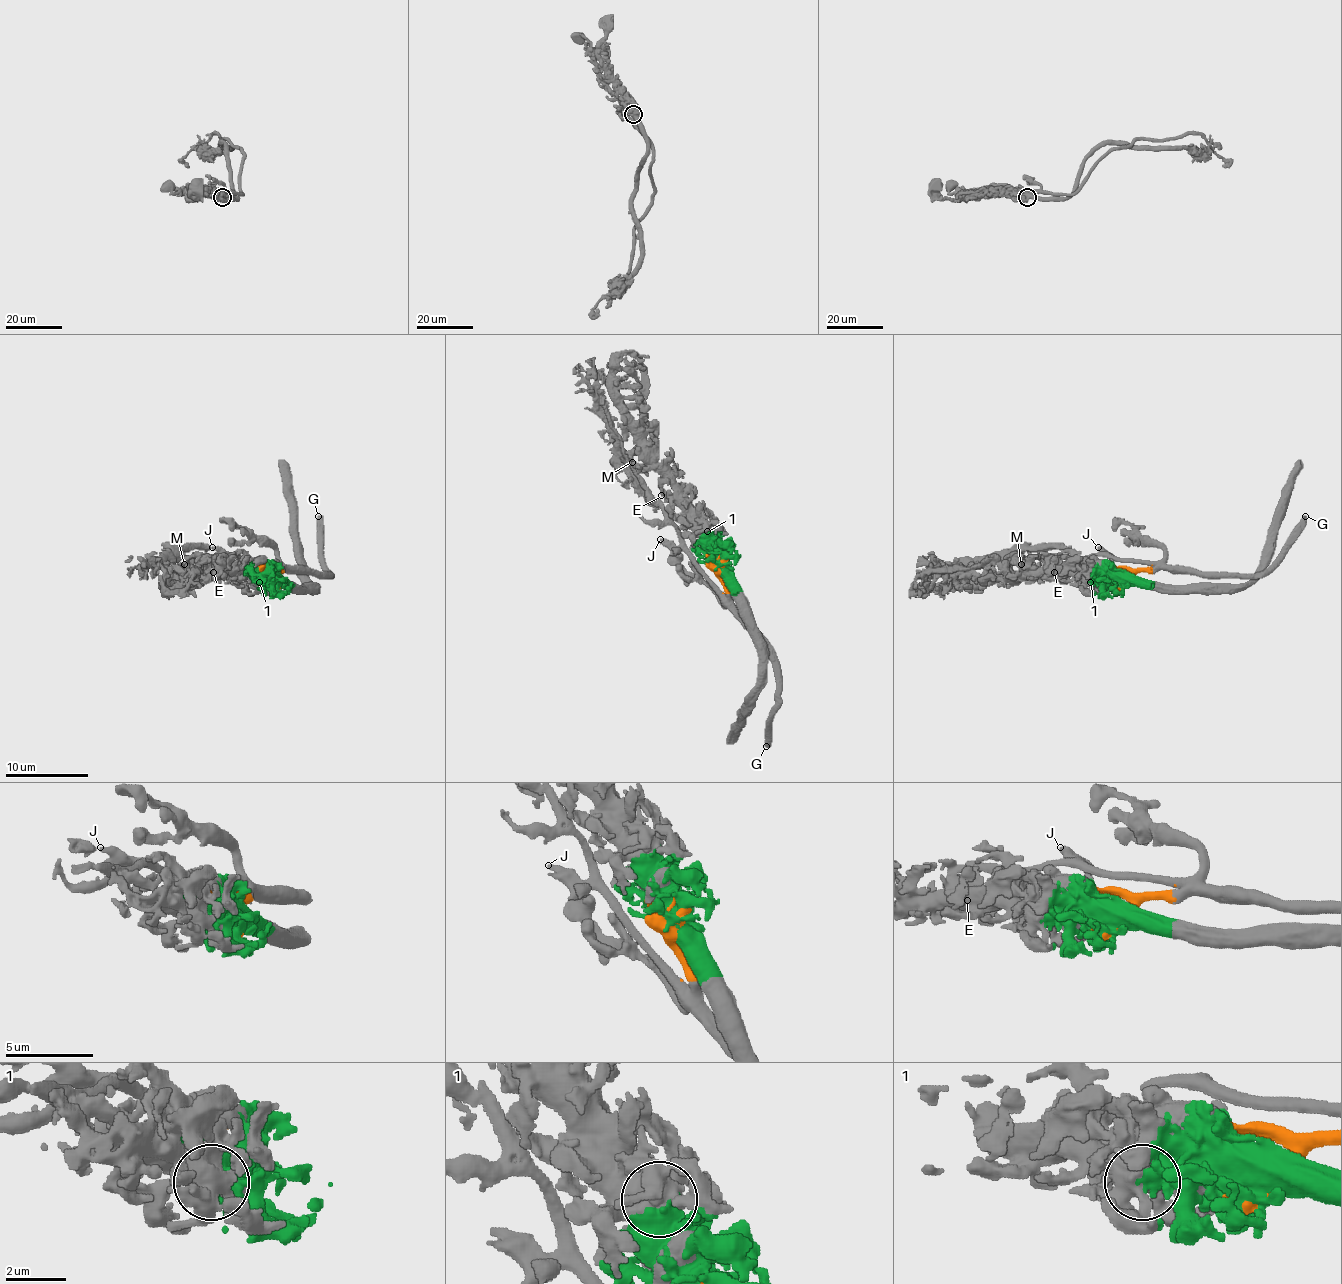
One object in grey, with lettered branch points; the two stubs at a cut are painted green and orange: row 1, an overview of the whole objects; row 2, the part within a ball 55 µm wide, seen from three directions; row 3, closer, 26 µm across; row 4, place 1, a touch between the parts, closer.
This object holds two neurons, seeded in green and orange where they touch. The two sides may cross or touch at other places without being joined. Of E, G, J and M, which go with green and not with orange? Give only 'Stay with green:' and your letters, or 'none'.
Stay with green: E, M

